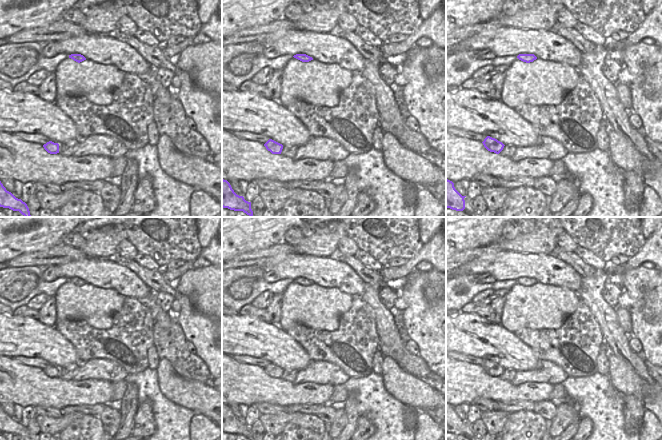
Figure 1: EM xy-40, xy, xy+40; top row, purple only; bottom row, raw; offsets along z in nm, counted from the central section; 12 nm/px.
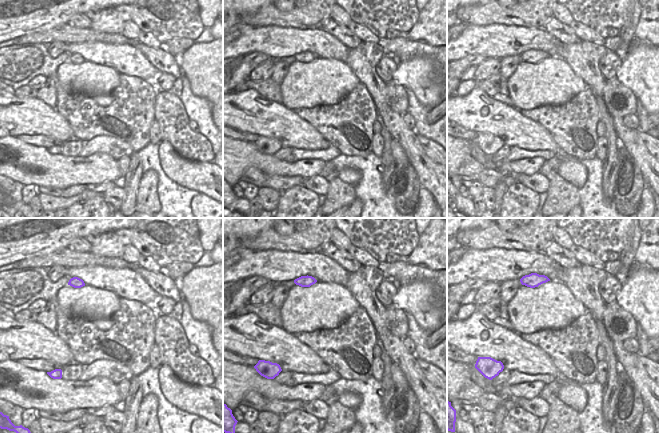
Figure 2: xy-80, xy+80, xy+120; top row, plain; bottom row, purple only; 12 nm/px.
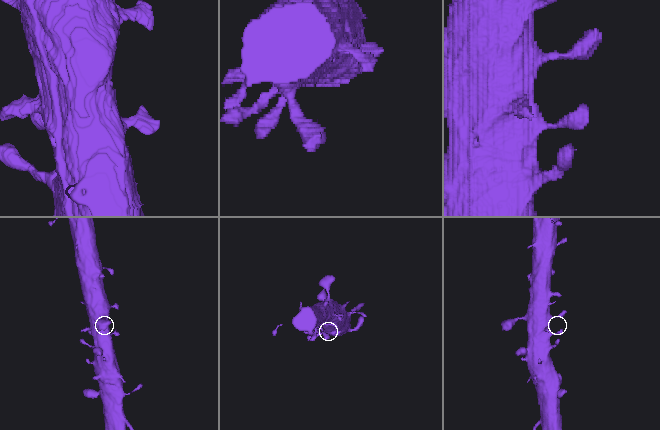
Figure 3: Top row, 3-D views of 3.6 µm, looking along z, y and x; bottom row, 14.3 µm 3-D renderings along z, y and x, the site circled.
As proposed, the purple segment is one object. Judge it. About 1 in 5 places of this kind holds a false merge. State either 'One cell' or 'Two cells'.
One cell

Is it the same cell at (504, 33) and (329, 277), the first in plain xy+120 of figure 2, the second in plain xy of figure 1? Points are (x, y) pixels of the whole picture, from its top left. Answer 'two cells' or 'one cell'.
one cell

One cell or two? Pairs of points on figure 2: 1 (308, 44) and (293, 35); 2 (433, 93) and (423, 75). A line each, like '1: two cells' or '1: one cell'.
1: one cell
2: one cell

